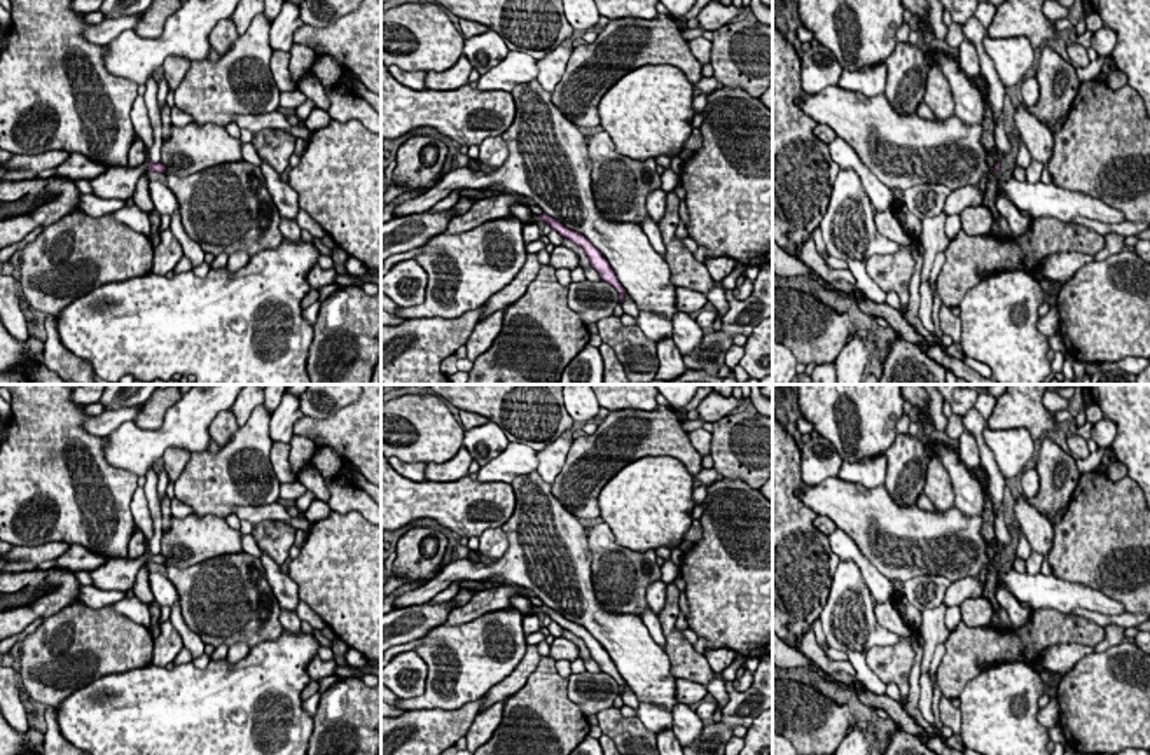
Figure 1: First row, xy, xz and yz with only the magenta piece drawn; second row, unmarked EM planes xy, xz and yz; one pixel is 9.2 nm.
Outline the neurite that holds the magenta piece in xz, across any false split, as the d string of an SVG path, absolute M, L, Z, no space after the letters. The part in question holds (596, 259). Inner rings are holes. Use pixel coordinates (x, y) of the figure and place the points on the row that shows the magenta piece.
M545 213L540 215L540 220L547 222L551 225L551 229L558 231L563 238L566 238L566 239L573 241L577 246L580 246L585 252L585 255L591 262L591 267L594 267L599 273L603 281L615 287L619 292L620 302L624 301L624 295L626 295L624 287L619 283L608 260L601 255L601 252L598 248L592 246L592 243L587 238L565 227L561 222L554 220L552 217L549 217Z

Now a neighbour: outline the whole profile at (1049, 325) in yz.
M1057 306L1050 308L1045 316L1040 316L1040 320L1038 320L1038 330L1043 336L1047 336L1047 337L1057 336L1057 332L1059 332L1059 322L1061 320L1059 320Z

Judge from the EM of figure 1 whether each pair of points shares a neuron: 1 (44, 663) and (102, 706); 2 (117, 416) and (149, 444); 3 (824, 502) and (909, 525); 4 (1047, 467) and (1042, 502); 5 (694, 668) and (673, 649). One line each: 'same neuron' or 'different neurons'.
1: different neurons
2: different neurons
3: same neuron
4: same neuron
5: same neuron

